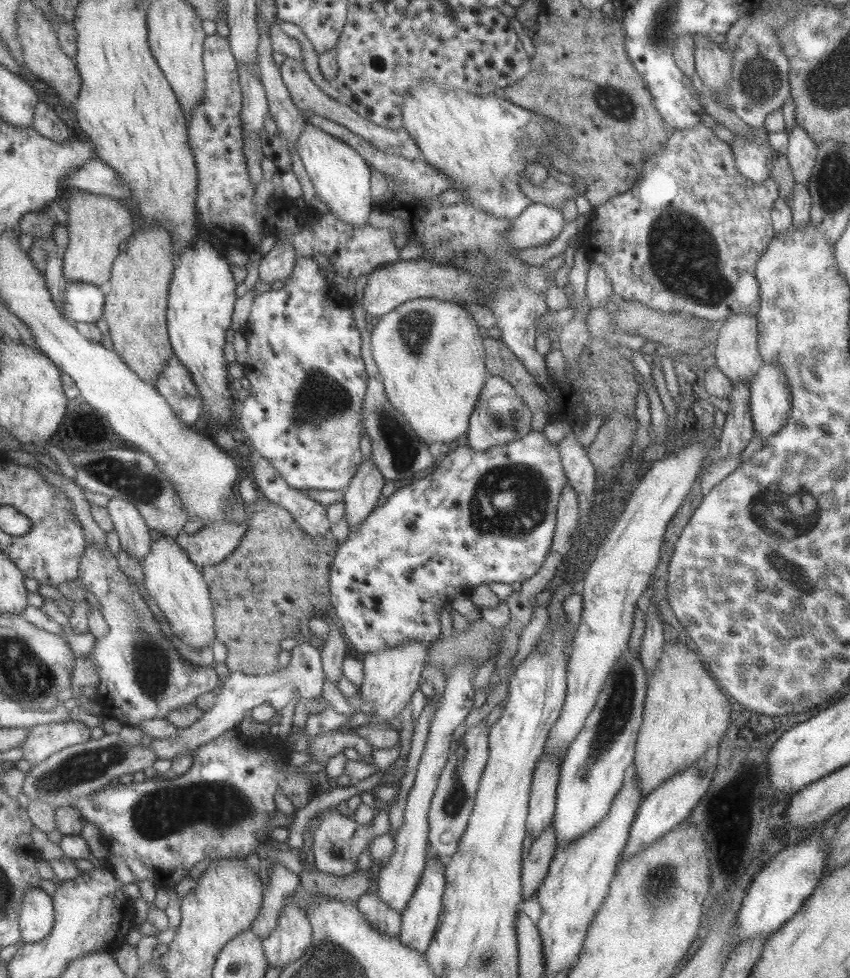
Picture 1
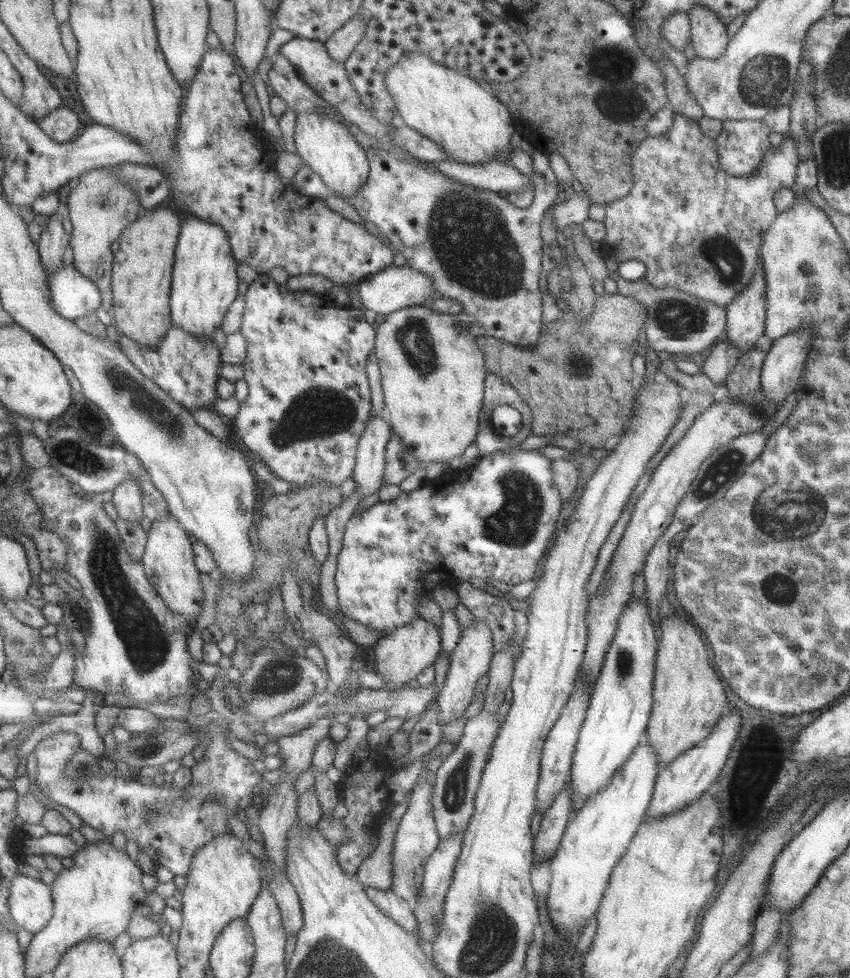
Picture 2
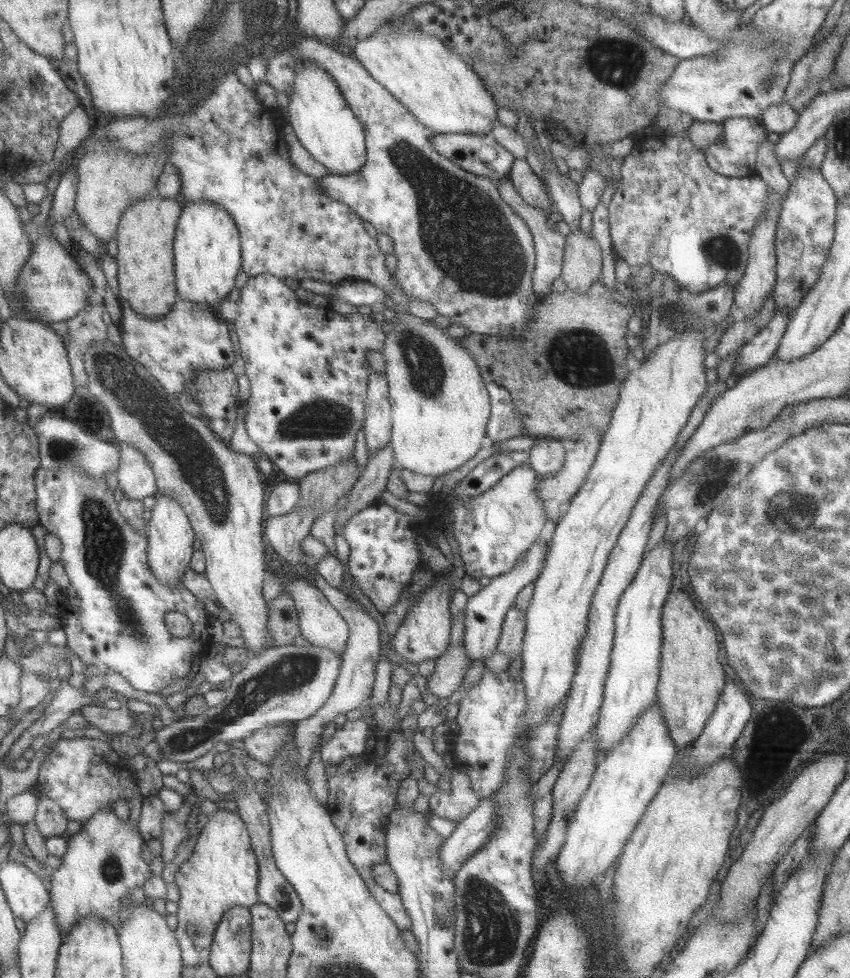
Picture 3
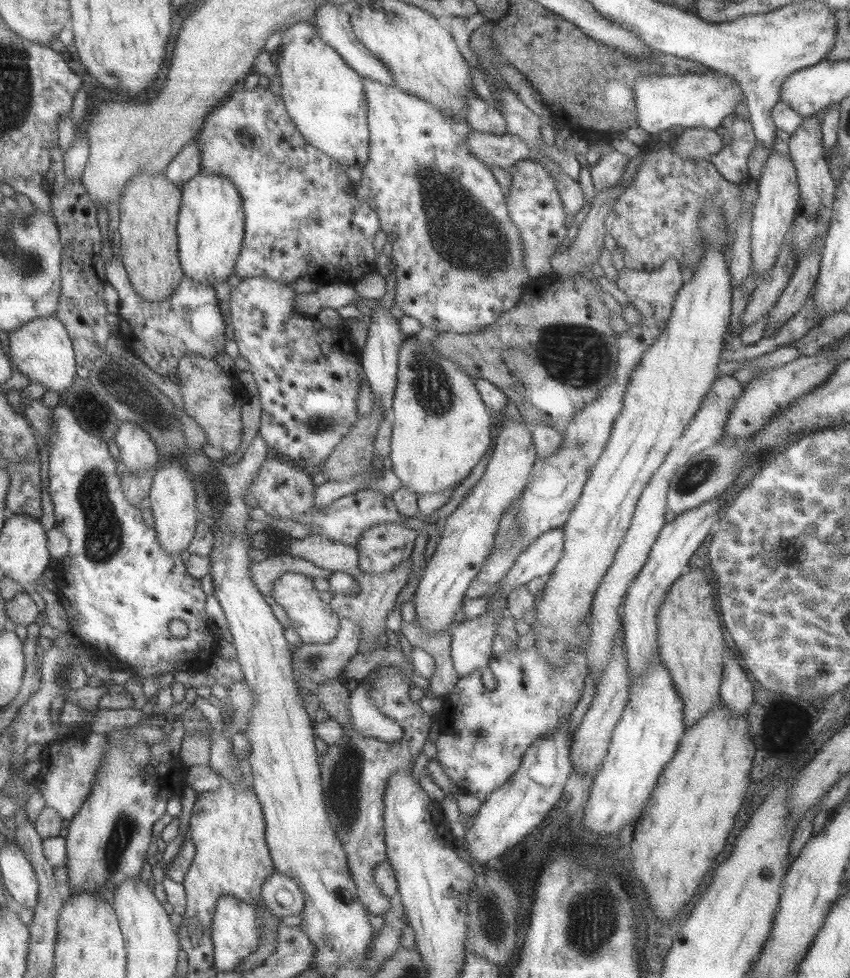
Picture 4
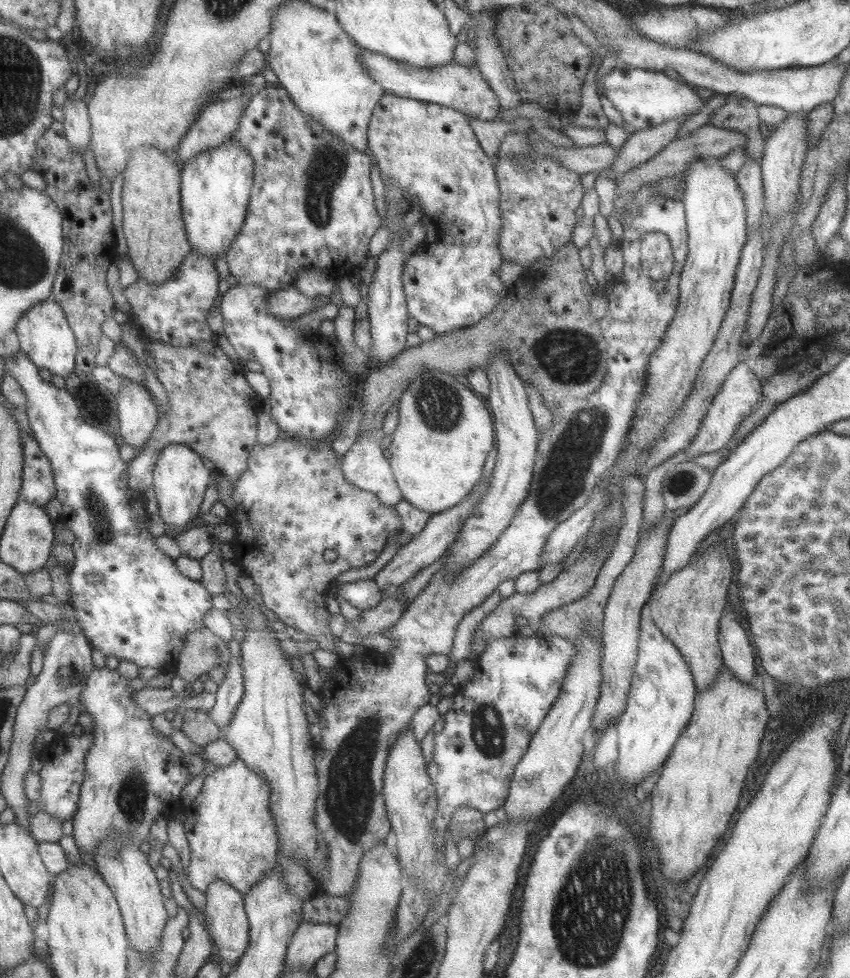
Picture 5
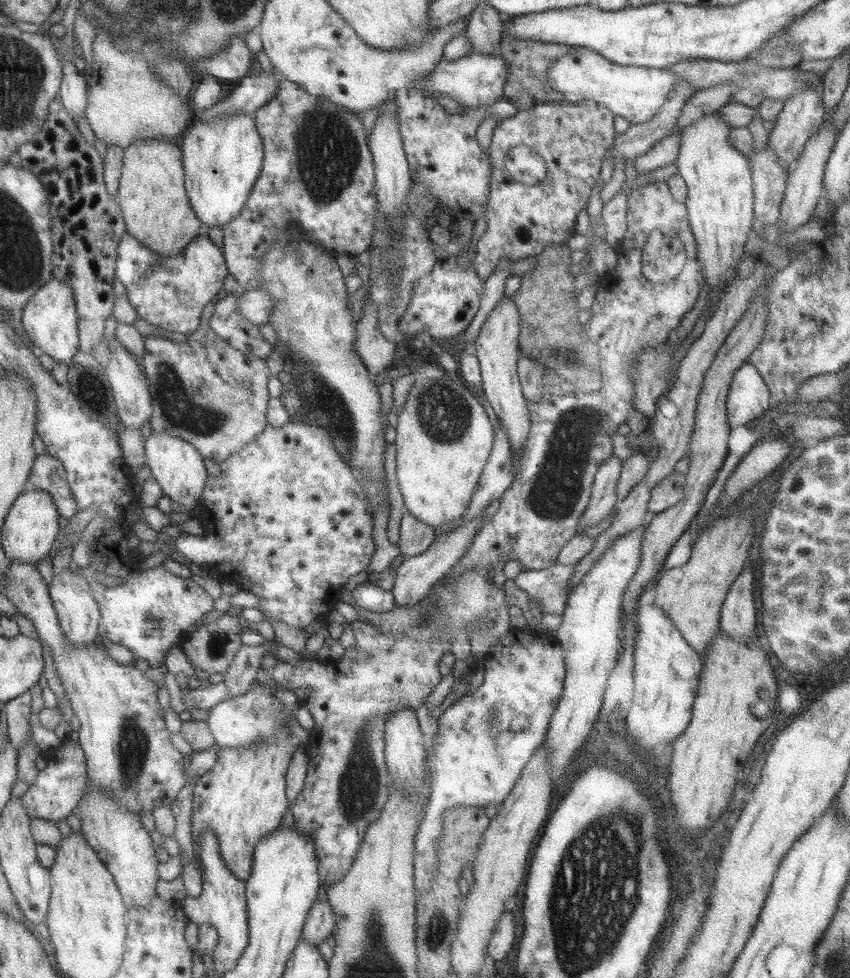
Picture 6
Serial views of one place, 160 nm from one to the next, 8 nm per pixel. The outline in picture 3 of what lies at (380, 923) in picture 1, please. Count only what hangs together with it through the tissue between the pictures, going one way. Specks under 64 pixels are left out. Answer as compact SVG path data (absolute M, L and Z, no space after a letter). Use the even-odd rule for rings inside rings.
M386 698L384 702L376 706L373 712L373 724L369 730L364 751L359 755L341 758L340 761L336 763L335 773L331 777L327 776L329 793L325 807L329 811L333 825L337 828L337 831L339 831L341 839L343 839L349 863L351 863L362 876L361 878L363 878L363 882L371 897L377 901L377 904L387 913L387 916L389 916L400 931L411 931L411 919L407 912L405 912L403 903L399 896L397 896L397 893L383 890L383 888L375 883L370 873L373 865L386 862L384 827L387 825L387 816L395 807L397 788L399 788L401 780L405 780L405 778L408 777L411 766L413 766L413 764L410 764L412 761L410 754L416 751L411 743L411 738L405 738L400 735L398 722L395 721L396 709L397 706L390 706L389 698Z

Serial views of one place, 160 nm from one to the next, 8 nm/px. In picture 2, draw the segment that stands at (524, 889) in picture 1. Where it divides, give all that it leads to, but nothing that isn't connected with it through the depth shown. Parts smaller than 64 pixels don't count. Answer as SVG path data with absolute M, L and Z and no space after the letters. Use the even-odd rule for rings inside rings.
M566 782L566 786L559 791L551 806L542 813L539 832L533 839L532 861L551 859L559 847L567 821L571 818L569 783Z

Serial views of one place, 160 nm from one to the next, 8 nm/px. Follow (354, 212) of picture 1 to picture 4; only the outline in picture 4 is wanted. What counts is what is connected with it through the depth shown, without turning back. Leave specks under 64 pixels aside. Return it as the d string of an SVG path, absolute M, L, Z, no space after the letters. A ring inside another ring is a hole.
M303 20L282 31L281 44L276 54L276 69L280 78L280 96L286 113L311 147L320 150L345 166L362 167L368 159L369 134L366 121L367 105L364 102L361 77L316 34L312 21Z

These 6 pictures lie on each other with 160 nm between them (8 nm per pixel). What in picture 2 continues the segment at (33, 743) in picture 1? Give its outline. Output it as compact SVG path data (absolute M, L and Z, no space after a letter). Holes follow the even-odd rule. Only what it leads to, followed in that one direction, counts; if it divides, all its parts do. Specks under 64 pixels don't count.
M209 725L210 737L203 752L203 758L191 768L191 780L180 787L175 783L160 786L152 783L142 785L131 780L131 775L108 775L104 772L89 778L66 778L60 770L66 765L64 762L80 747L79 737L73 732L54 732L36 742L32 750L36 762L36 786L41 794L59 806L68 808L76 815L82 824L101 833L110 839L116 832L125 835L126 840L135 840L139 852L143 851L154 862L155 869L163 866L174 876L185 876L190 869L195 851L205 847L209 840L217 835L227 835L227 817L235 815L241 817L243 808L252 805L255 797L251 788L261 782L261 775L253 769L253 762L231 749L223 733L216 730L215 725Z

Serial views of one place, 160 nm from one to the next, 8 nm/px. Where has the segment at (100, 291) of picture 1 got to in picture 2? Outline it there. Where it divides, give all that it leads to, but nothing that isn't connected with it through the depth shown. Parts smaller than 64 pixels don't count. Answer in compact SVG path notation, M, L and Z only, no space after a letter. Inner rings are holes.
M62 265L55 272L46 270L46 279L55 310L59 316L67 320L74 321L79 317L94 313L101 305L99 289L91 280L81 276L73 265Z

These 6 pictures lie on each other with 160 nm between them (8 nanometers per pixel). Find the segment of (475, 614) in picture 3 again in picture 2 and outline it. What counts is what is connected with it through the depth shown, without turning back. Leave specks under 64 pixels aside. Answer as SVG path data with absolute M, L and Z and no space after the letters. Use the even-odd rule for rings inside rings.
M473 619L467 629L461 630L460 637L449 656L449 668L446 672L443 686L438 692L436 702L438 708L437 724L441 727L446 722L451 722L465 712L465 708L472 701L477 680L486 674L493 656L492 634L489 625L483 621Z

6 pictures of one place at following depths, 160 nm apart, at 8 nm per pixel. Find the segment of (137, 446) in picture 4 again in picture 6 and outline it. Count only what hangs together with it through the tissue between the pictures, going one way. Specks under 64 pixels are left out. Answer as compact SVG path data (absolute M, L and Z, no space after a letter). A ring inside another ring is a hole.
M113 336L111 340L103 342L109 352L107 357L107 365L105 365L105 377L107 384L111 390L113 401L117 407L117 418L121 421L124 428L131 428L131 430L139 430L143 428L145 423L149 422L151 417L151 395L147 388L145 376L141 373L139 364L135 362L134 357L129 355L121 345L117 338Z

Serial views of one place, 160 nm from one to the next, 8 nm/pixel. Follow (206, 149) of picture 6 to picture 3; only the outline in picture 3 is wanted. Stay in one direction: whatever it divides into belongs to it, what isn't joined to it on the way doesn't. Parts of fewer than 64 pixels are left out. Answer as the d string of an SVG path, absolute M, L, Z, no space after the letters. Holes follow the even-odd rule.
M187 202L180 212L172 253L176 295L182 301L211 306L226 300L241 266L240 240L230 214L218 204Z

